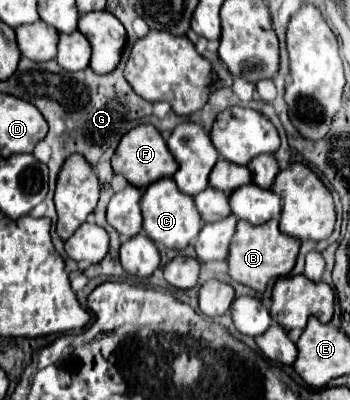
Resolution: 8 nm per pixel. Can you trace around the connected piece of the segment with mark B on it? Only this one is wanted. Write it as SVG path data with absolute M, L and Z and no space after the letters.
M238 220L236 236L230 244L230 276L232 280L254 288L256 292L264 292L266 284L278 276L288 276L296 264L296 256L300 250L300 240L292 236L284 236L278 230L278 220L268 220L268 224L252 226L246 220Z

